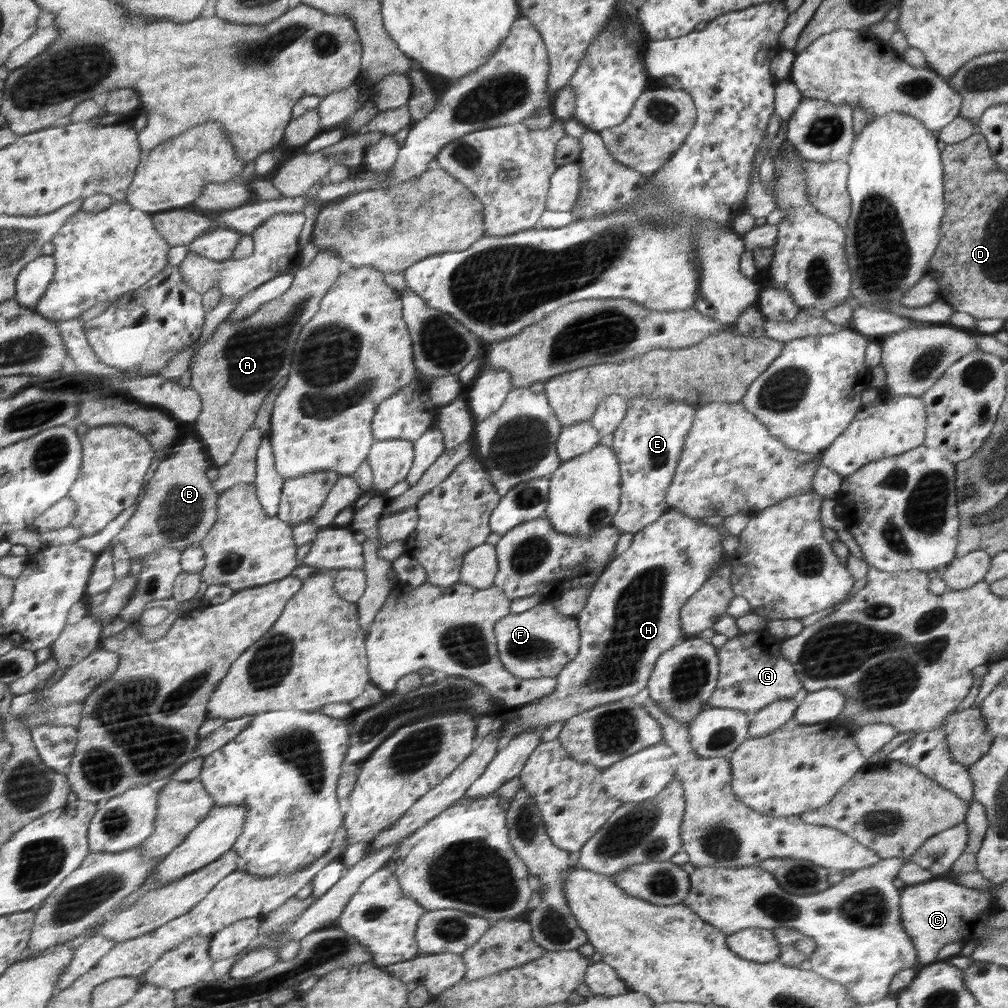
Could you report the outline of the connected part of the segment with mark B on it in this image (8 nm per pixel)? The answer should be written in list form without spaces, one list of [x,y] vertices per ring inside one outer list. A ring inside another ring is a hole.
[[[192,434],[183,442],[182,450],[172,460],[165,460],[159,465],[153,480],[147,488],[146,495],[126,523],[107,548],[114,551],[118,544],[123,543],[131,559],[145,559],[162,547],[176,547],[184,552],[191,546],[200,546],[208,536],[220,516],[220,498],[213,488],[208,471],[215,467],[206,460],[204,444]]]

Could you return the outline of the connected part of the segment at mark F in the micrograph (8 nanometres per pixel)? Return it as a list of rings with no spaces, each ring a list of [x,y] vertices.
[[[542,602],[522,614],[508,613],[496,622],[495,636],[498,638],[499,656],[504,669],[524,679],[555,678],[575,660],[582,647],[582,632],[579,630],[578,619],[560,614],[552,602]]]

